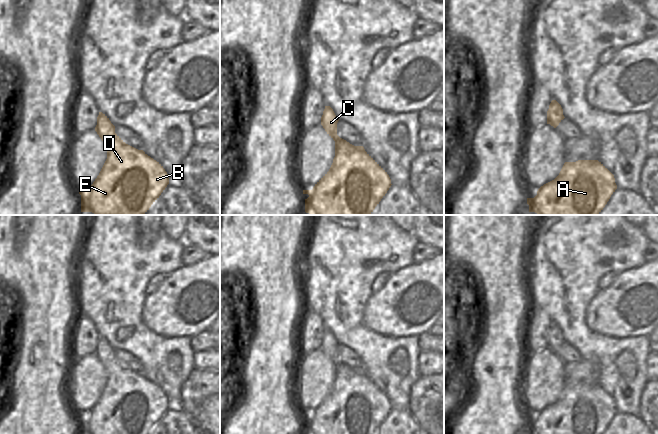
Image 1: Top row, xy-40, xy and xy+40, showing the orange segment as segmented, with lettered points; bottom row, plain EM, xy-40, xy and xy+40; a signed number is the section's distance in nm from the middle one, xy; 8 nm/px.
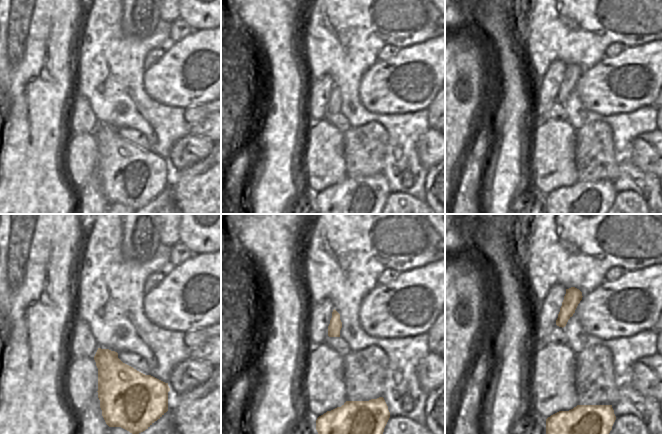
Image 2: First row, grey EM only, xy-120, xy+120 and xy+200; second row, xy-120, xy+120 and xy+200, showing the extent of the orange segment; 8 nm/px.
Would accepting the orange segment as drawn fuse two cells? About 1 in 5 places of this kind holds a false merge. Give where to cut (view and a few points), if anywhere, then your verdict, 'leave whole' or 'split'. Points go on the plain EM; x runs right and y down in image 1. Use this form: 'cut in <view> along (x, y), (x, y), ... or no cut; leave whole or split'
no cut; leave whole

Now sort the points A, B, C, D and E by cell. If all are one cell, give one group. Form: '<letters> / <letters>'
A B C D E

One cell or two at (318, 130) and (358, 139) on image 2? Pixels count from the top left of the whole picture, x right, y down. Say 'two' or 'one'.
two

